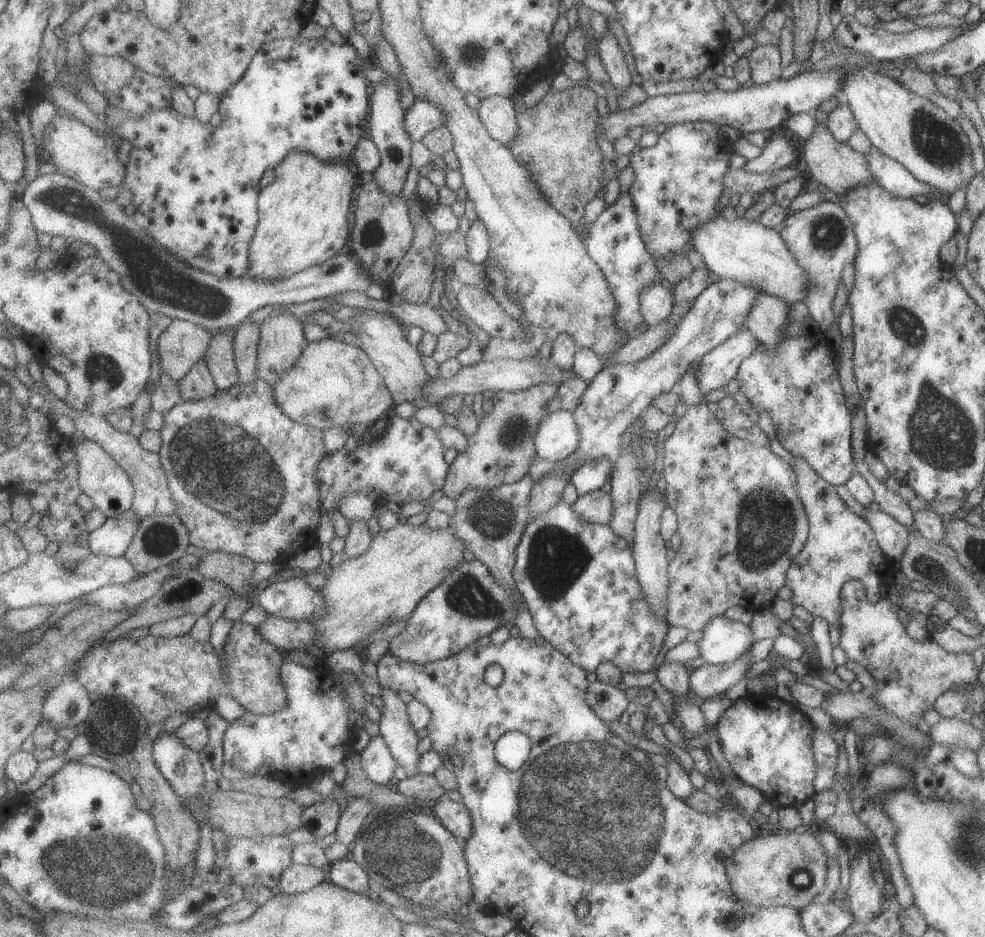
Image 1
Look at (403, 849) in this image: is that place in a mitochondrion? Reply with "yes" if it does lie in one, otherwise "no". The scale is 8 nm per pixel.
yes

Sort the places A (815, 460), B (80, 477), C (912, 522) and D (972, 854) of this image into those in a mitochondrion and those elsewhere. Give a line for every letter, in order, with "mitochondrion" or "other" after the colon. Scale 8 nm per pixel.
A: other
B: other
C: other
D: mitochondrion

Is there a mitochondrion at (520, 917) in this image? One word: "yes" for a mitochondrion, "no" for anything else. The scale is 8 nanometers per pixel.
no

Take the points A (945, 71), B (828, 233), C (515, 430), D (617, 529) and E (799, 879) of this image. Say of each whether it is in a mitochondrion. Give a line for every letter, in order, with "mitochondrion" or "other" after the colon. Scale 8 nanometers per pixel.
A: other
B: mitochondrion
C: mitochondrion
D: other
E: mitochondrion

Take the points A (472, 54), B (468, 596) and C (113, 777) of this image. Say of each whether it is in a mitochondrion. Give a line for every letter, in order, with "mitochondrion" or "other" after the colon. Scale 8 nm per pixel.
A: mitochondrion
B: mitochondrion
C: other

